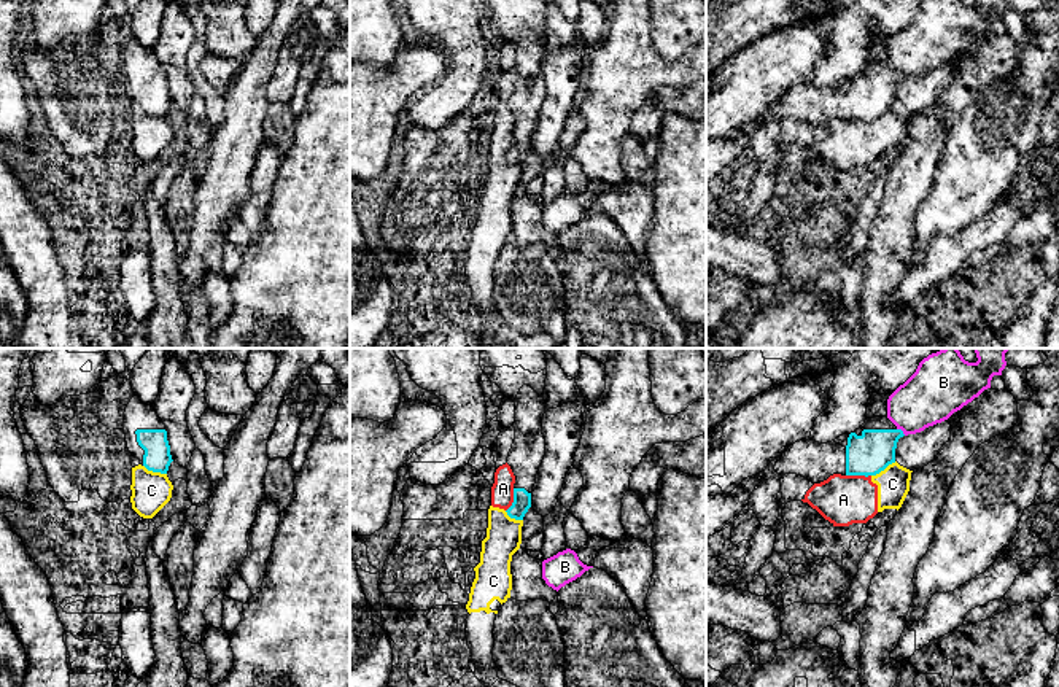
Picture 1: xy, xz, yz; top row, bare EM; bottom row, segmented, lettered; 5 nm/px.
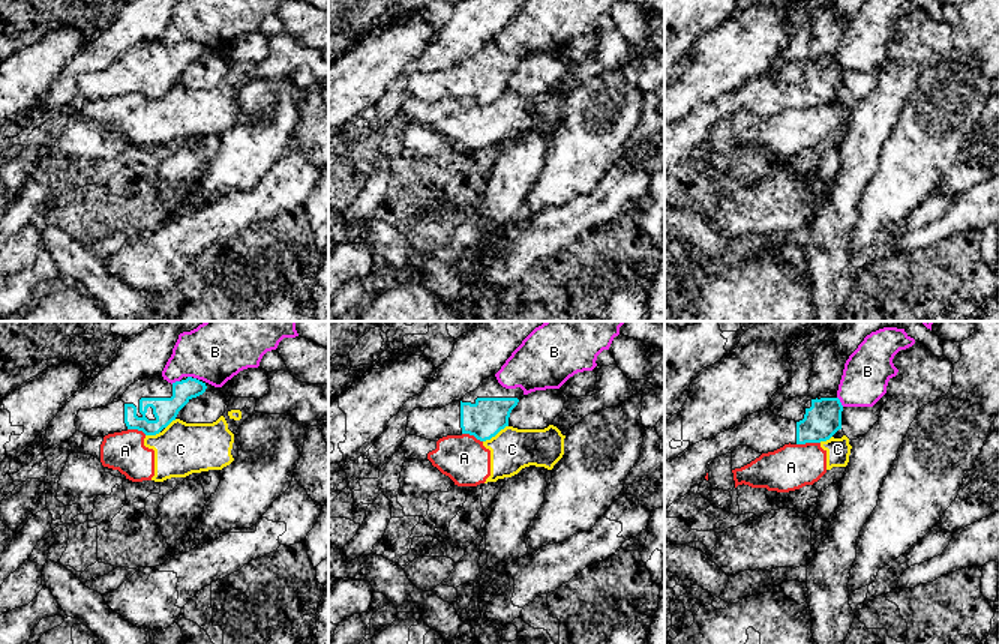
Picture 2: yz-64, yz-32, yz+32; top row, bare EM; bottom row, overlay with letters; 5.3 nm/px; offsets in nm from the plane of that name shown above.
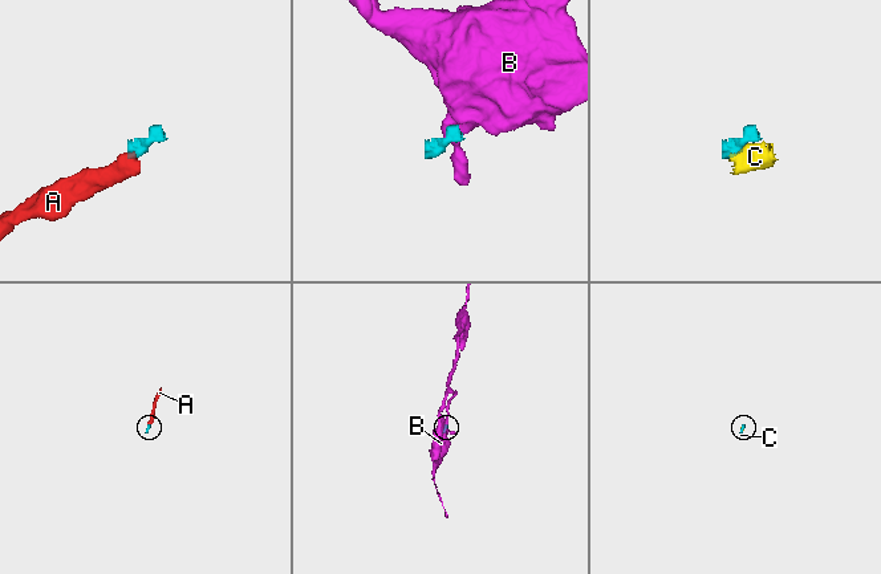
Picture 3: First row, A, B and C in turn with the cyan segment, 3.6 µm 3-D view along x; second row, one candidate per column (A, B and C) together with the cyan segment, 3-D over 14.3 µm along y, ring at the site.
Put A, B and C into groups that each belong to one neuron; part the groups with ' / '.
A C / B

